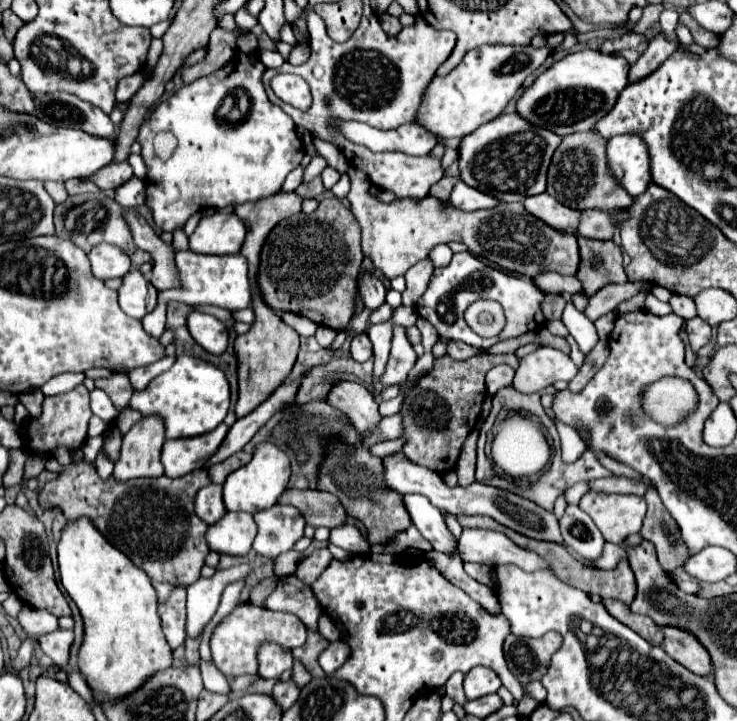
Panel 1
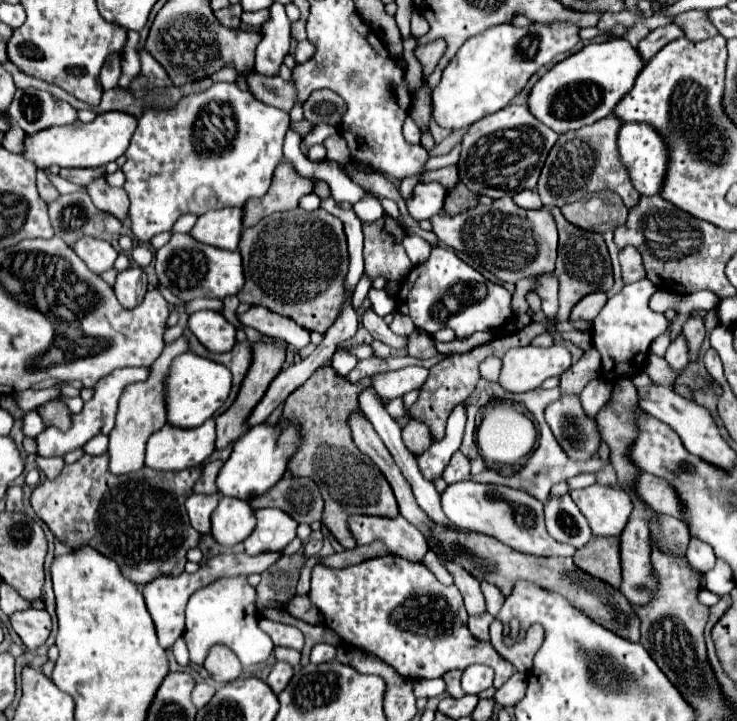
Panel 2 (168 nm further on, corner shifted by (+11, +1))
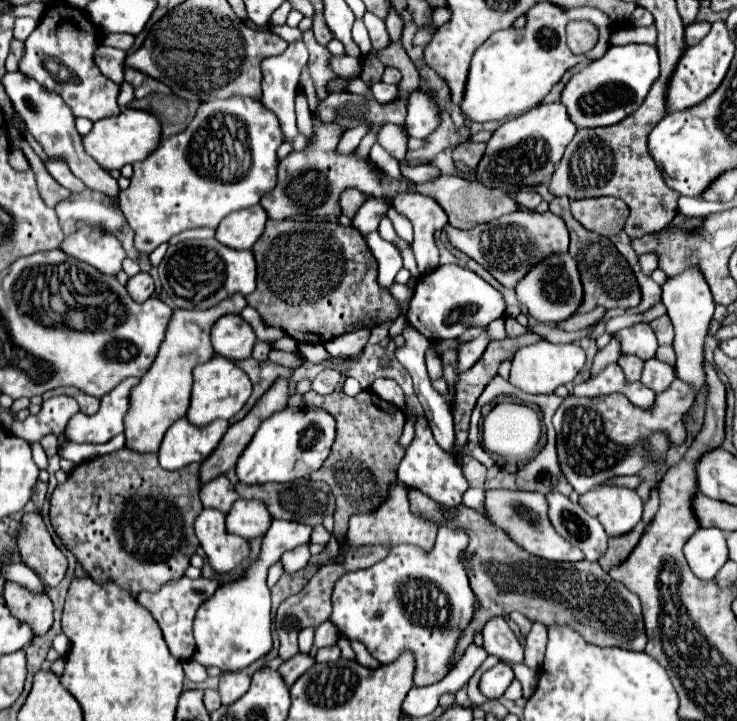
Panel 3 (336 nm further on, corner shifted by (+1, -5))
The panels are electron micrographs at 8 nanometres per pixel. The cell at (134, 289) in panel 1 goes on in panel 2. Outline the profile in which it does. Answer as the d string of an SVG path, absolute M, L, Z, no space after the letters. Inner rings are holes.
M133 266L133 268L117 274L113 290L115 290L121 306L125 306L127 310L133 310L143 302L143 296L147 292L147 276L141 268Z

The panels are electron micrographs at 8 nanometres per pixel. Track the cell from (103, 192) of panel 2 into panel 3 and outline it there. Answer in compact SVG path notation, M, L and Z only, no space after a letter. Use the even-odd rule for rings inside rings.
M7 72L1 78L1 84L3 84L7 96L11 98L17 114L25 120L27 128L31 130L35 140L43 146L43 150L49 158L63 158L69 164L71 172L77 178L81 178L87 188L97 190L97 192L111 196L111 198L117 198L117 194L119 194L117 180L111 178L107 170L103 170L99 164L95 164L95 160L91 160L85 154L83 144L81 144L81 136L75 130L75 116L71 114L71 110L67 108L67 104L61 100L59 94L45 90L43 86L39 86L35 80L31 80L29 76L25 76L21 72Z

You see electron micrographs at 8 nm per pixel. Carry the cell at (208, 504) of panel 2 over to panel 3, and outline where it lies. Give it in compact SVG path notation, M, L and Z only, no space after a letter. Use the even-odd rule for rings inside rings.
M203 510L199 514L195 520L195 534L207 564L217 574L231 574L251 552L249 540L227 532L225 516L217 510Z

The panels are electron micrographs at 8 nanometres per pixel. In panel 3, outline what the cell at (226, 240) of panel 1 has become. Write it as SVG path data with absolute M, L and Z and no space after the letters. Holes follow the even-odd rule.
M261 204L255 208L245 208L229 214L221 220L217 228L217 240L225 246L231 246L235 250L249 250L253 248L255 240L263 234L267 222L267 212Z

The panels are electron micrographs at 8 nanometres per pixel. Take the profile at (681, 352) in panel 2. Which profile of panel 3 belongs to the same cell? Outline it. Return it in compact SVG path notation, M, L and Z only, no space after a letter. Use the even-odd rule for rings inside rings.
M675 380L669 390L659 394L655 404L647 410L635 408L623 394L595 398L567 396L553 416L553 426L557 432L557 456L563 476L573 490L585 494L615 476L639 474L651 464L651 452L647 452L651 434L667 434L669 446L685 444L687 430L683 424L683 414L693 406L693 400L695 394L681 380Z

